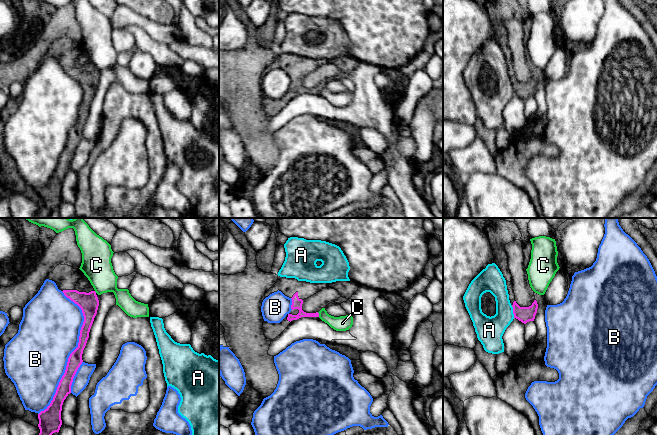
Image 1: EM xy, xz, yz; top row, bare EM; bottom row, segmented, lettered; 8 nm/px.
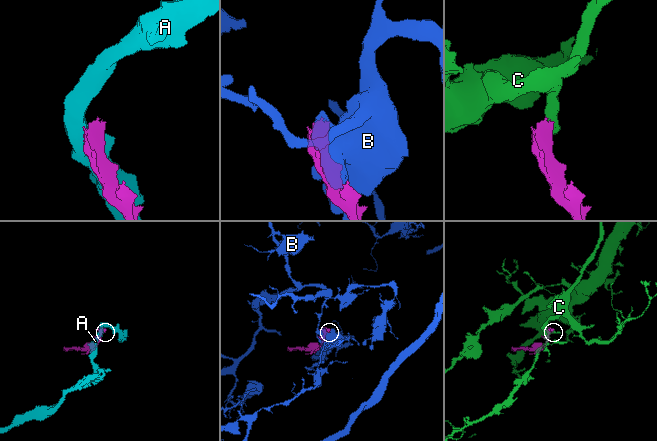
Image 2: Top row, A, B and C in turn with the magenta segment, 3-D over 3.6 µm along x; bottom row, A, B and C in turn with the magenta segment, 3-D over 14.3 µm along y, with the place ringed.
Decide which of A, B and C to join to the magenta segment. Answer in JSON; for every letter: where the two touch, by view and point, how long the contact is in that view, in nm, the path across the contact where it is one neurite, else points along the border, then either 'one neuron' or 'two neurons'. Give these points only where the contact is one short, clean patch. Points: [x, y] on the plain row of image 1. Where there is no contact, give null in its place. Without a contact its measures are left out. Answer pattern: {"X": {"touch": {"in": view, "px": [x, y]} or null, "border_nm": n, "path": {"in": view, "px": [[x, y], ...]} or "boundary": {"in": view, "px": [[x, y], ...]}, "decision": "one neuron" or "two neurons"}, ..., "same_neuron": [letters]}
{"A": {"touch": {"in": "yz", "px": [513, 87]}, "border_nm": 110, "boundary": {"in": "yz", "px": [[511, 81], [514, 93]]}, "decision": "two neurons"}, "B": {"touch": {"in": "xy", "px": [72, 128]}, "border_nm": 1000, "decision": "two neurons"}, "C": {"touch": {"in": "xz", "px": [318, 90]}, "border_nm": 40, "boundary": {"in": "xz", "px": [[317, 88], [319, 92]]}, "decision": "two neurons"}, "same_neuron": []}

